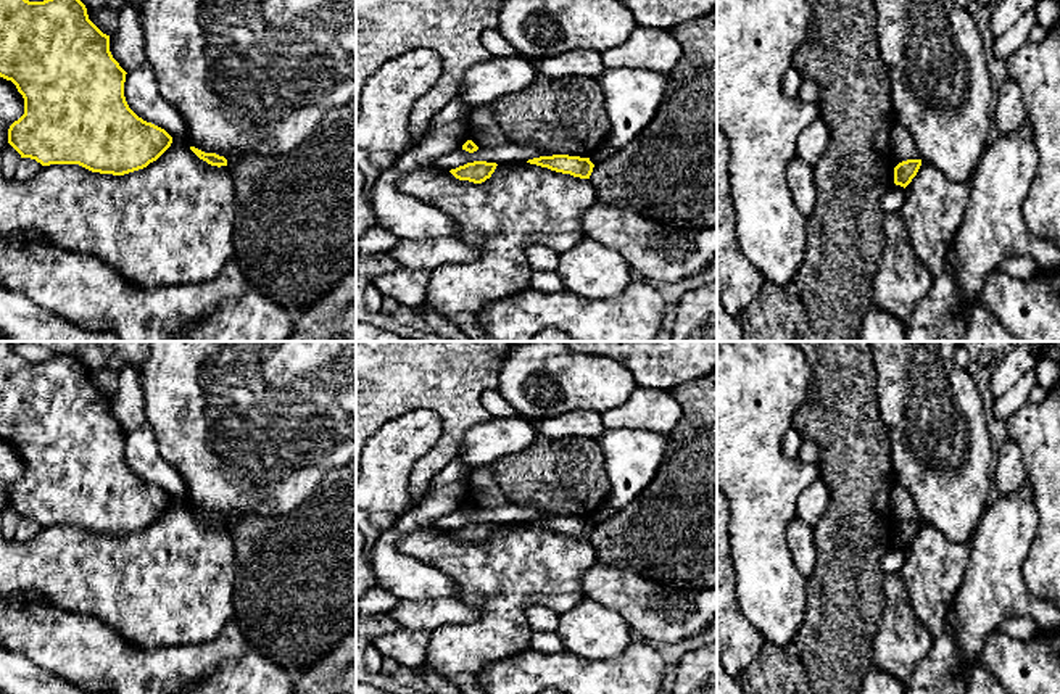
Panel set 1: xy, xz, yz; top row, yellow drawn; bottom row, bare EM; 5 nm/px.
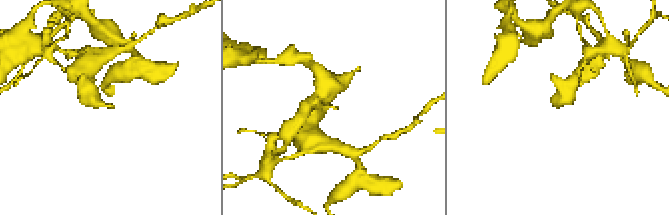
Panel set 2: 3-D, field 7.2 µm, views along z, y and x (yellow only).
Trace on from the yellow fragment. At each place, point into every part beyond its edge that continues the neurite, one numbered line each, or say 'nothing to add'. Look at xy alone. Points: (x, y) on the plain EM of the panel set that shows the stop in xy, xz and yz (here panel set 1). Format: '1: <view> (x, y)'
nothing to add

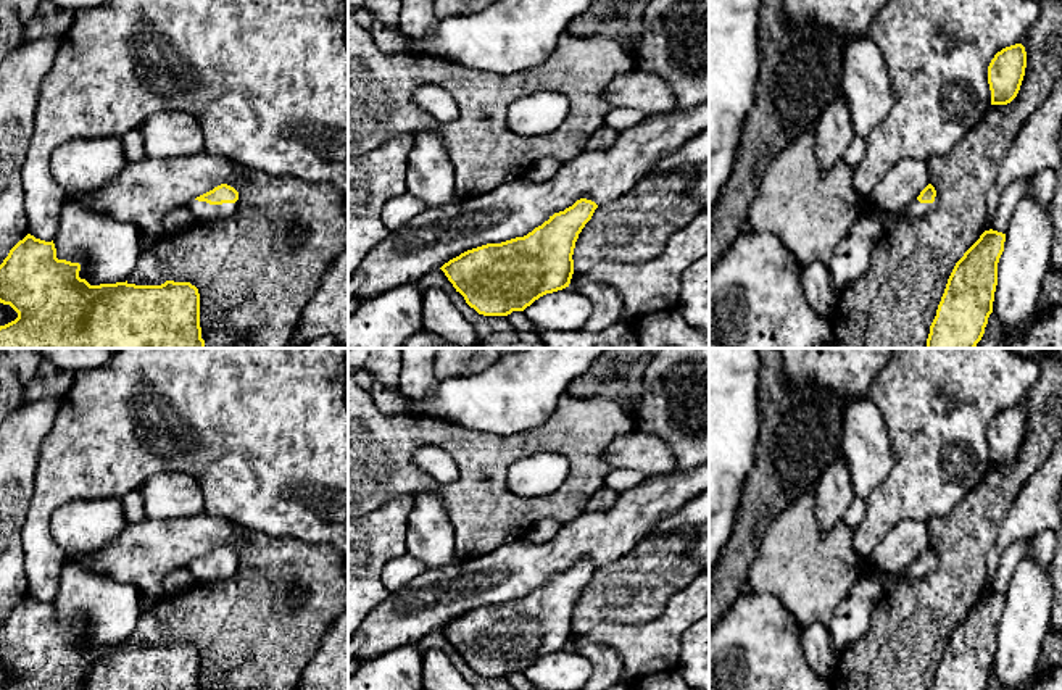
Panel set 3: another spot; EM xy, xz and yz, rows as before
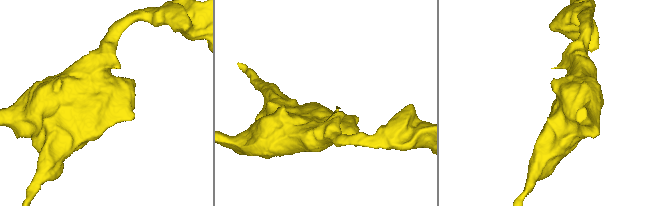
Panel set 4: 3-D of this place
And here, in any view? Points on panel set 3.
1: xy (202, 573)

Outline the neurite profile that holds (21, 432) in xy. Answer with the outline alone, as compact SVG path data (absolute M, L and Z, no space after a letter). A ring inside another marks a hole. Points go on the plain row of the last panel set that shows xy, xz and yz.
M61 398L21 401L0 422L0 626L29 595L23 527L35 487L39 450L60 403Z

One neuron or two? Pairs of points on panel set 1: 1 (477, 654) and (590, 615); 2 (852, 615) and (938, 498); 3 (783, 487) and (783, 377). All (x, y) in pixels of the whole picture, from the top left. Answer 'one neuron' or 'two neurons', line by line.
1: two neurons
2: two neurons
3: one neuron

